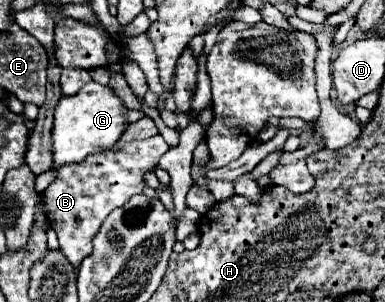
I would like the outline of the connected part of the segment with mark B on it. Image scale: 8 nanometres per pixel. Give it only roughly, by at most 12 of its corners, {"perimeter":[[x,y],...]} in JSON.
{"perimeter":[[161,135],[53,165],[45,215],[79,269],[107,215],[145,189]]}

